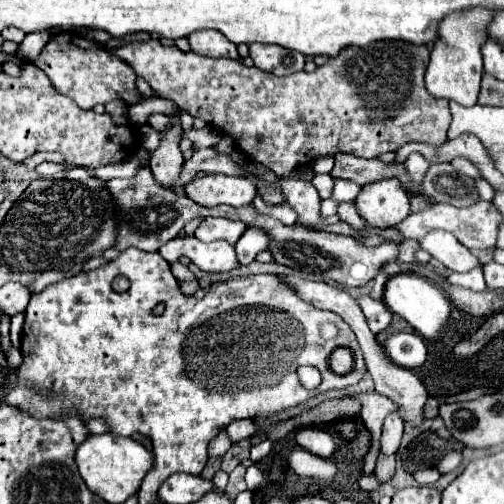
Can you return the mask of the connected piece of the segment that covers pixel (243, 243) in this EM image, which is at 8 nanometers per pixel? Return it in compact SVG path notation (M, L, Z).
M247 229L243 233L243 237L237 241L235 245L235 251L237 251L237 259L239 259L239 265L249 265L255 255L259 251L263 251L267 245L267 237L263 231L255 231L255 229Z

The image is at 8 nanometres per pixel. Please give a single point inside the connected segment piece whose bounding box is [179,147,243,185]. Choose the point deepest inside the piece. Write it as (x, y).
(208, 160)

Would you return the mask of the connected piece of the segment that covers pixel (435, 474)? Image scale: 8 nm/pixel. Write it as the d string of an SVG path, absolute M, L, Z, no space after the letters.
M425 469L425 471L415 473L415 479L419 485L433 485L439 477L441 477L441 473L437 469Z

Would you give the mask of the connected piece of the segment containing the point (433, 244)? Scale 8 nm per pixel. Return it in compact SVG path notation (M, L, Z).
M431 231L419 243L421 249L429 251L437 261L441 261L451 271L467 273L475 267L481 267L479 259L447 231Z

